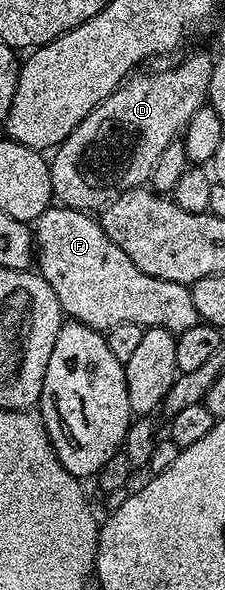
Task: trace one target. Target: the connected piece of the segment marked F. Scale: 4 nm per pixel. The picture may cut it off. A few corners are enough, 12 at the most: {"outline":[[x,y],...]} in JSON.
{"outline":[[50,207],[35,261],[66,318],[174,335],[192,292],[155,279],[88,212]]}

